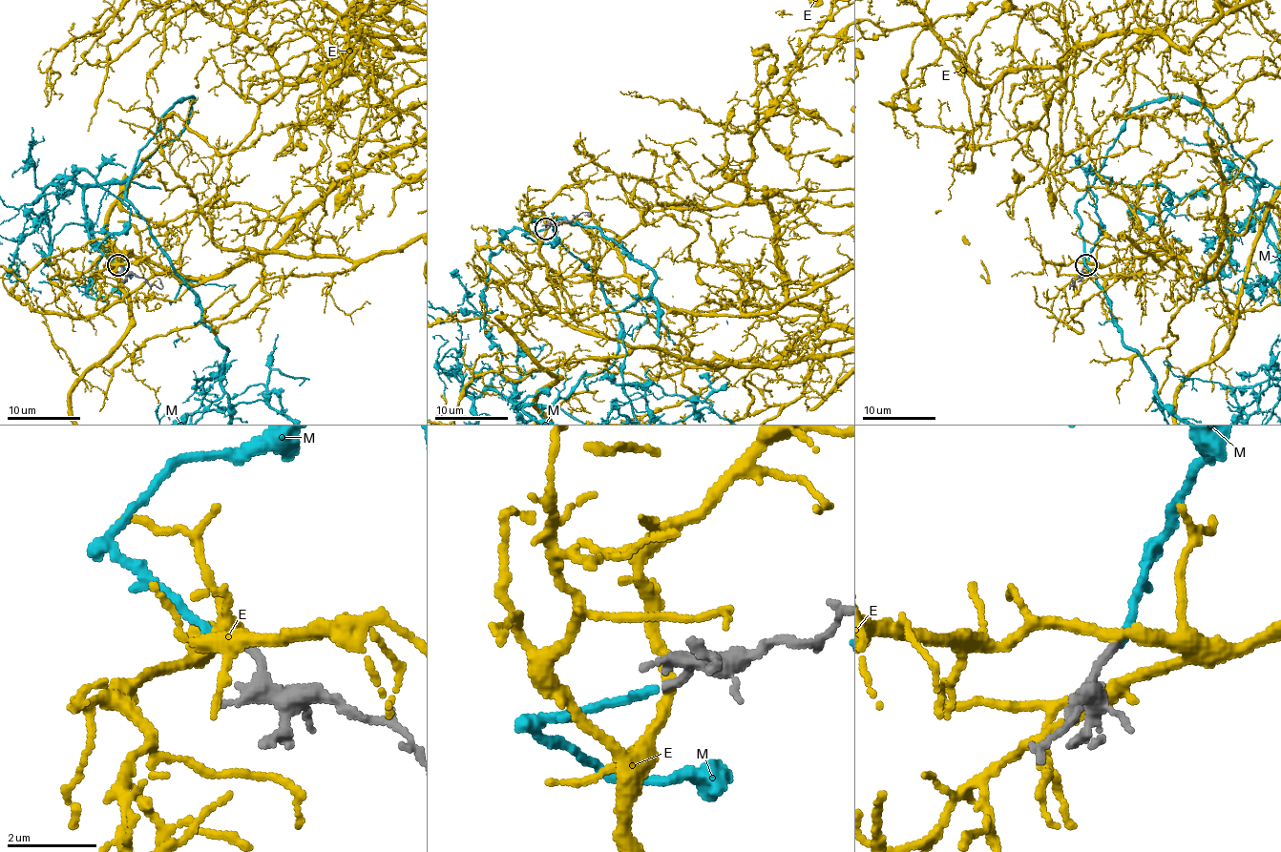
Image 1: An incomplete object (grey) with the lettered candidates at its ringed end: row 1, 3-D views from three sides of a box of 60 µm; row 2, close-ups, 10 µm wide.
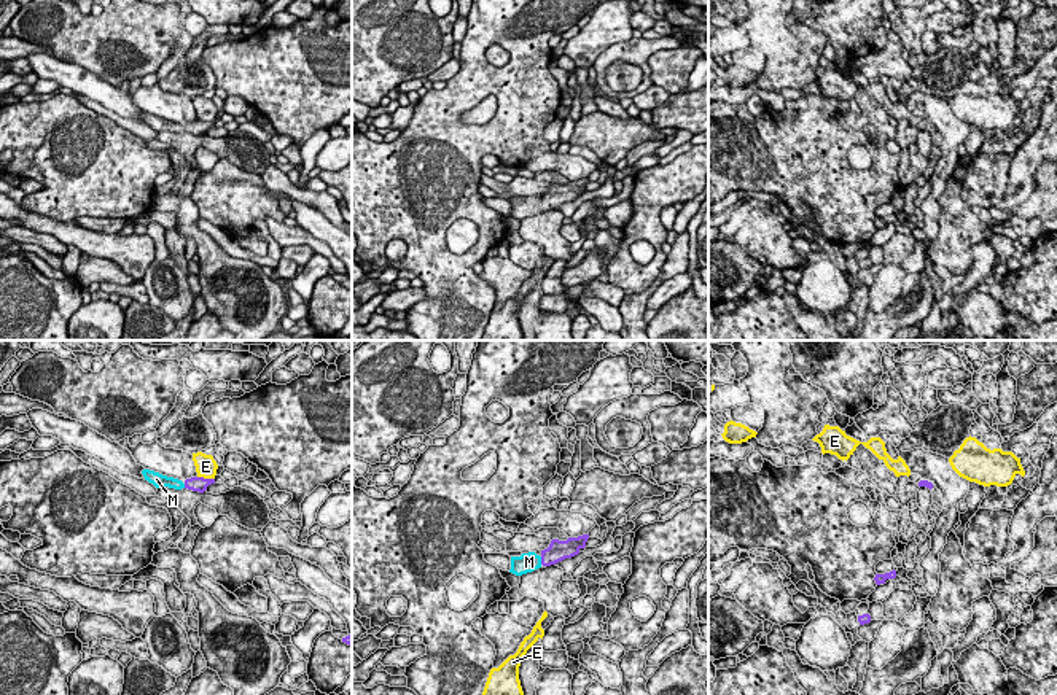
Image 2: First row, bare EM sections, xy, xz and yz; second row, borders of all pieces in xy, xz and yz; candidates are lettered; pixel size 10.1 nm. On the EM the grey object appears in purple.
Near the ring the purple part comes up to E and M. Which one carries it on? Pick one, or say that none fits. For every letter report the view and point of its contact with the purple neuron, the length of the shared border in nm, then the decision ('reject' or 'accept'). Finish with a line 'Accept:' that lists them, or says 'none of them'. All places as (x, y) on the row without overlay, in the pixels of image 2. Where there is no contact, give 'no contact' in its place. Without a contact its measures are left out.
E: xy (206, 123) | 180 nm | reject
M: xz (542, 204) | 80 nm | accept
Accept: M

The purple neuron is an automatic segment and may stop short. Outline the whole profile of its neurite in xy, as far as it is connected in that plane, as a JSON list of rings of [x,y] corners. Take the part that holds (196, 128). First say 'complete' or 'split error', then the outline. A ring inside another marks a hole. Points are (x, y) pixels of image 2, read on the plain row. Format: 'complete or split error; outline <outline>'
split error; outline [[[143,113],[142,118],[143,118],[145,124],[153,127],[156,132],[161,132],[161,130],[169,130],[169,132],[175,132],[175,134],[188,132],[193,135],[204,137],[209,129],[215,127],[215,122],[204,122],[204,121],[191,121],[191,122],[186,122],[185,126],[181,126],[178,122],[162,119],[159,116],[154,116],[150,113]]]

